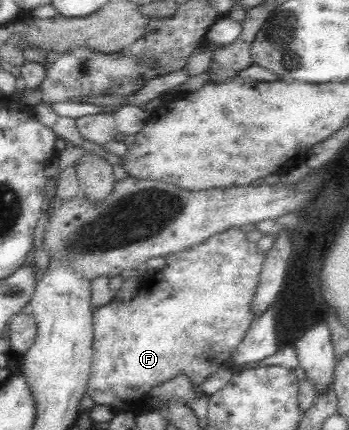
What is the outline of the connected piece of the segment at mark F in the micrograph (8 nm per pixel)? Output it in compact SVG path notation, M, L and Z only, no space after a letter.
M241 227L225 229L199 245L167 253L163 257L164 267L141 279L138 295L131 296L131 301L112 299L107 305L97 306L94 311L93 355L86 395L95 404L107 406L115 414L140 412L149 407L149 390L177 375L185 375L193 387L200 387L221 368L233 367L235 348L257 318L251 309L251 302L259 285L266 253L258 250L255 241L248 240Z

